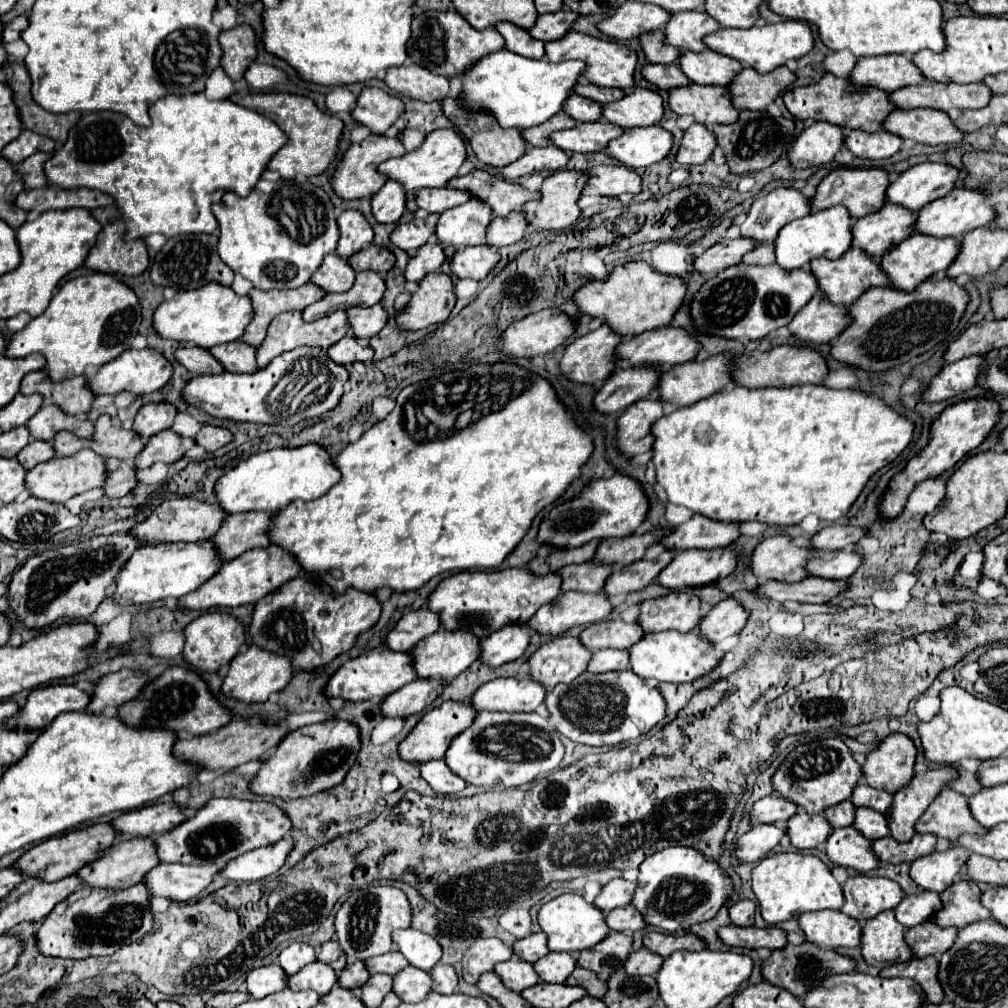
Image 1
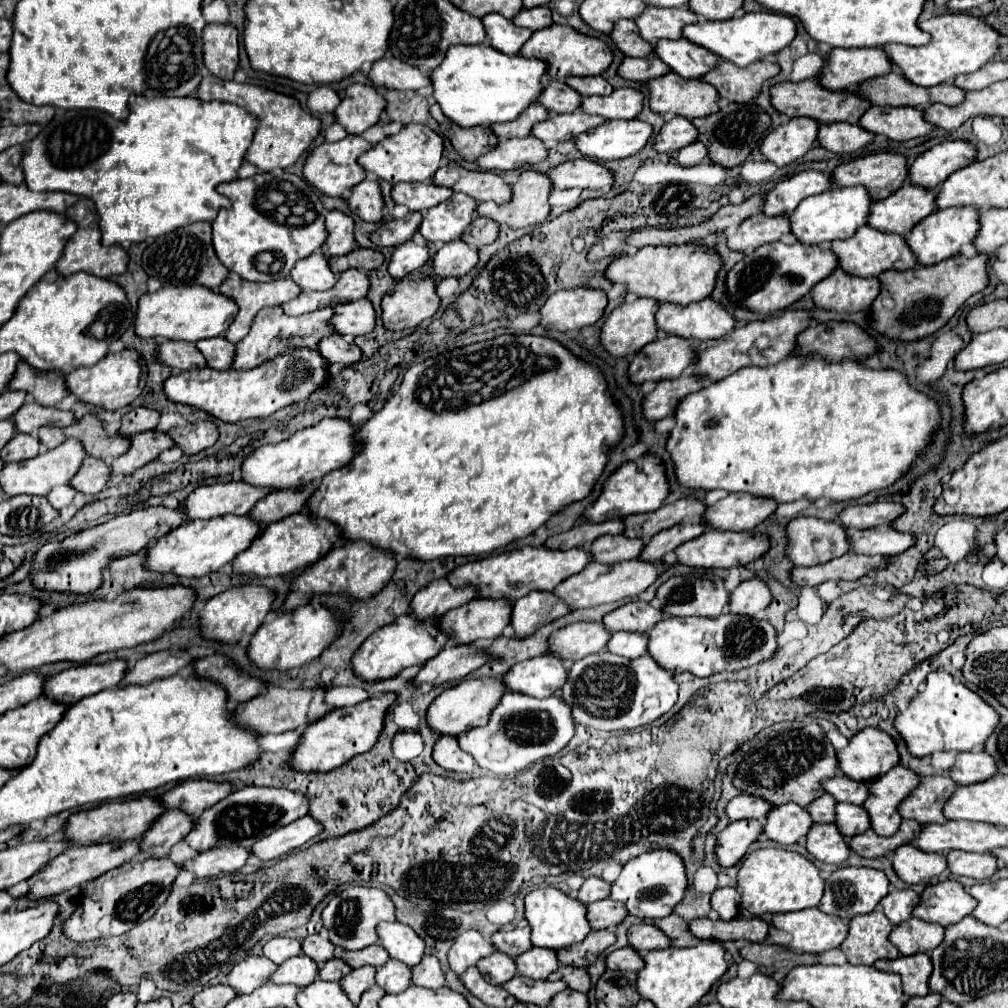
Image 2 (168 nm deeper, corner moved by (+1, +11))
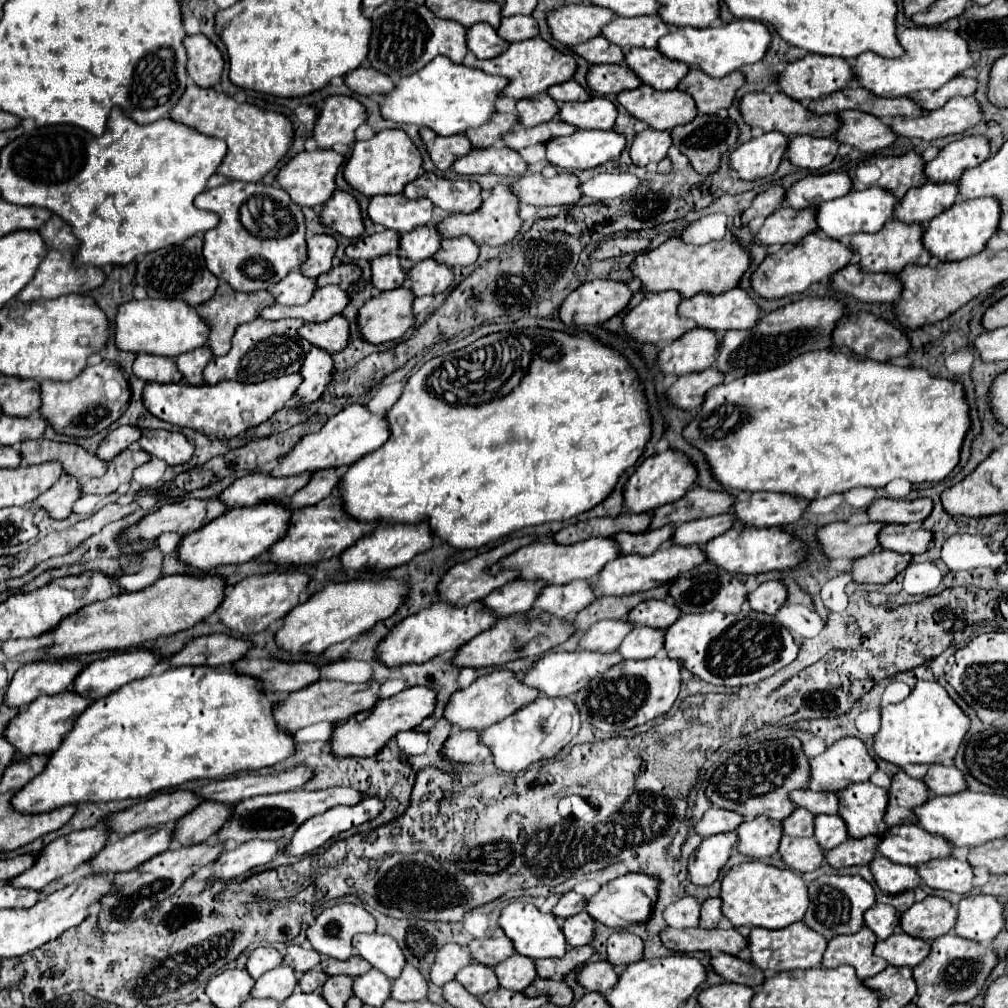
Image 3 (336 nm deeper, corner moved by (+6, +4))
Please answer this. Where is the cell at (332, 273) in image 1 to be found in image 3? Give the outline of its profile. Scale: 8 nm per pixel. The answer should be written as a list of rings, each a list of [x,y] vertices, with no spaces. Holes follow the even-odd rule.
[[[291,271],[285,279],[275,283],[275,287],[269,287],[269,293],[275,297],[277,305],[303,305],[307,299],[311,299],[311,291],[315,289],[313,279],[303,279],[299,271]]]

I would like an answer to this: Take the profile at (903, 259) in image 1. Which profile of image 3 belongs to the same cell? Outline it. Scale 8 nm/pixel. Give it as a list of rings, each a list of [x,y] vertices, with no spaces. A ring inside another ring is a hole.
[[[979,197],[979,199],[967,199],[957,201],[953,207],[945,209],[941,215],[929,221],[923,243],[931,251],[933,257],[939,257],[941,261],[959,261],[967,259],[971,255],[977,255],[985,249],[987,241],[997,233],[1001,219],[1001,205],[995,197]]]

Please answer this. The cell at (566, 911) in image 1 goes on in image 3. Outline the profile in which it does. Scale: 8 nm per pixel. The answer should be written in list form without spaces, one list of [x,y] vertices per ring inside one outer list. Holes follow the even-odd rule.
[[[513,901],[505,905],[499,915],[499,927],[511,939],[513,949],[531,959],[547,959],[547,957],[565,955],[567,943],[563,939],[563,931],[559,931],[559,925],[561,921],[555,919],[551,913],[543,915],[535,905],[525,903],[525,901]]]

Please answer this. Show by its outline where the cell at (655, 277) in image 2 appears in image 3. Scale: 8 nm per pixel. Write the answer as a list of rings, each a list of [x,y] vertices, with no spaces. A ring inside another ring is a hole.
[[[727,235],[721,241],[709,241],[705,245],[693,245],[681,237],[671,237],[659,247],[641,253],[633,263],[633,273],[643,281],[643,289],[647,293],[675,289],[683,299],[689,299],[699,291],[727,291],[737,287],[749,265],[751,251],[743,247],[735,235]]]

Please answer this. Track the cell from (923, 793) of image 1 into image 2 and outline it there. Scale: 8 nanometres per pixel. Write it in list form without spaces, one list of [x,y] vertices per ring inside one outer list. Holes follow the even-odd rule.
[[[898,764],[896,768],[892,768],[870,784],[870,796],[864,802],[864,808],[870,814],[872,830],[876,834],[892,836],[898,832],[902,822],[898,806],[918,786],[920,776],[902,764]]]

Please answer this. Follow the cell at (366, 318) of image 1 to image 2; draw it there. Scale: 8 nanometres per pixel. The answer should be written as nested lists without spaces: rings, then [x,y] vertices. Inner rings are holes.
[[[368,298],[334,306],[332,326],[348,340],[360,334],[370,334],[374,330],[374,324],[376,324],[376,310]]]

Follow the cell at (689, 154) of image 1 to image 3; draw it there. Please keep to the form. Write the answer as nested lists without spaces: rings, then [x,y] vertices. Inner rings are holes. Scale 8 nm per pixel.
[[[645,129],[635,135],[629,155],[633,165],[647,167],[659,163],[663,157],[667,157],[667,149],[671,147],[671,135],[669,131],[657,131],[657,129]]]

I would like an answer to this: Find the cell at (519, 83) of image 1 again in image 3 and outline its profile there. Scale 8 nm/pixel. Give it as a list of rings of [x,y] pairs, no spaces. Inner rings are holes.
[[[437,57],[421,71],[401,77],[393,91],[385,93],[383,101],[379,101],[379,111],[387,121],[429,127],[433,133],[449,137],[487,123],[487,119],[495,113],[495,101],[499,97],[497,93],[505,85],[507,79],[499,75],[487,75],[479,69],[455,65],[449,59]]]

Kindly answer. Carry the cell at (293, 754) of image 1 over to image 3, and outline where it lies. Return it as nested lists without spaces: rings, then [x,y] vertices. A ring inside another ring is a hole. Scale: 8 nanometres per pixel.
[[[409,687],[389,699],[381,699],[373,709],[353,715],[351,719],[339,723],[335,735],[331,735],[331,749],[335,755],[357,755],[357,757],[371,757],[383,745],[401,731],[411,731],[421,725],[423,719],[433,715],[437,705],[437,695],[429,687]]]

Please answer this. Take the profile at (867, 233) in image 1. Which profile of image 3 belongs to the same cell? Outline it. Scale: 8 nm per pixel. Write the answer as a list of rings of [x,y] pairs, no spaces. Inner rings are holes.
[[[925,183],[907,191],[895,209],[895,219],[927,225],[933,217],[949,209],[959,195],[957,183]]]

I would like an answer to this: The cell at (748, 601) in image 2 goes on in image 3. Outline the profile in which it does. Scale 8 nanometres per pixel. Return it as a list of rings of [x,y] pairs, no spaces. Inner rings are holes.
[[[765,581],[755,591],[749,593],[749,605],[753,611],[775,615],[787,601],[787,587],[781,581]]]

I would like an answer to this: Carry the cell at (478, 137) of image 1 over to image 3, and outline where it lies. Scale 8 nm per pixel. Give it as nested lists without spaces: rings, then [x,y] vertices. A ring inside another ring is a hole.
[[[421,127],[419,137],[421,137],[427,153],[431,155],[433,165],[439,171],[447,171],[457,157],[463,157],[471,151],[471,143],[465,135],[451,135],[447,139],[439,139],[439,135],[431,135],[431,131]]]

